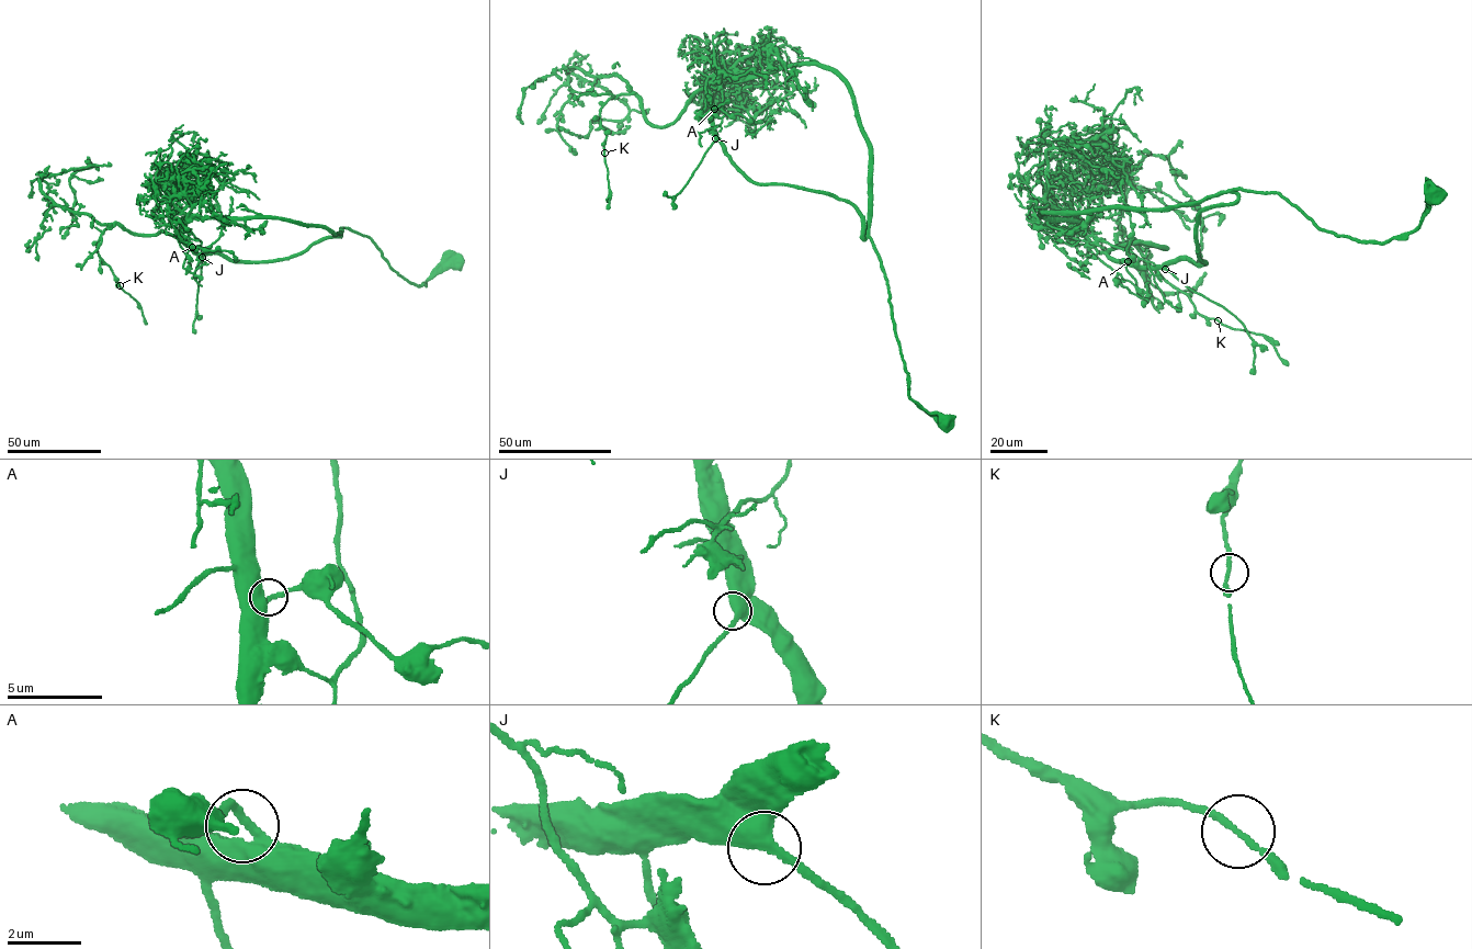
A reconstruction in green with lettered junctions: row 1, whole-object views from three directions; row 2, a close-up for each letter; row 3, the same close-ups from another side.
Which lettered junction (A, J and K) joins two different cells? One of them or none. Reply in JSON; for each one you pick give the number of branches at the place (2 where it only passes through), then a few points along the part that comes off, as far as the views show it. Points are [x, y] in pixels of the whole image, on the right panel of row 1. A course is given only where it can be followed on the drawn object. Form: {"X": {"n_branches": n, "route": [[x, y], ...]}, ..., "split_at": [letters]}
{"split_at": []}

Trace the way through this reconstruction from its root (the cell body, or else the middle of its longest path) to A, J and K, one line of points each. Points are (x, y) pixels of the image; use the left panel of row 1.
A: (456, 262), (418, 285), (392, 269), (369, 237), (343, 227), (340, 236), (269, 260), (230, 260), (192, 247)
J: (456, 262), (418, 285), (392, 269), (369, 237), (343, 227), (340, 236), (282, 258), (202, 257)
K: (456, 262), (418, 285), (346, 228), (289, 257), (247, 261), (114, 223), (97, 248), (120, 284)

